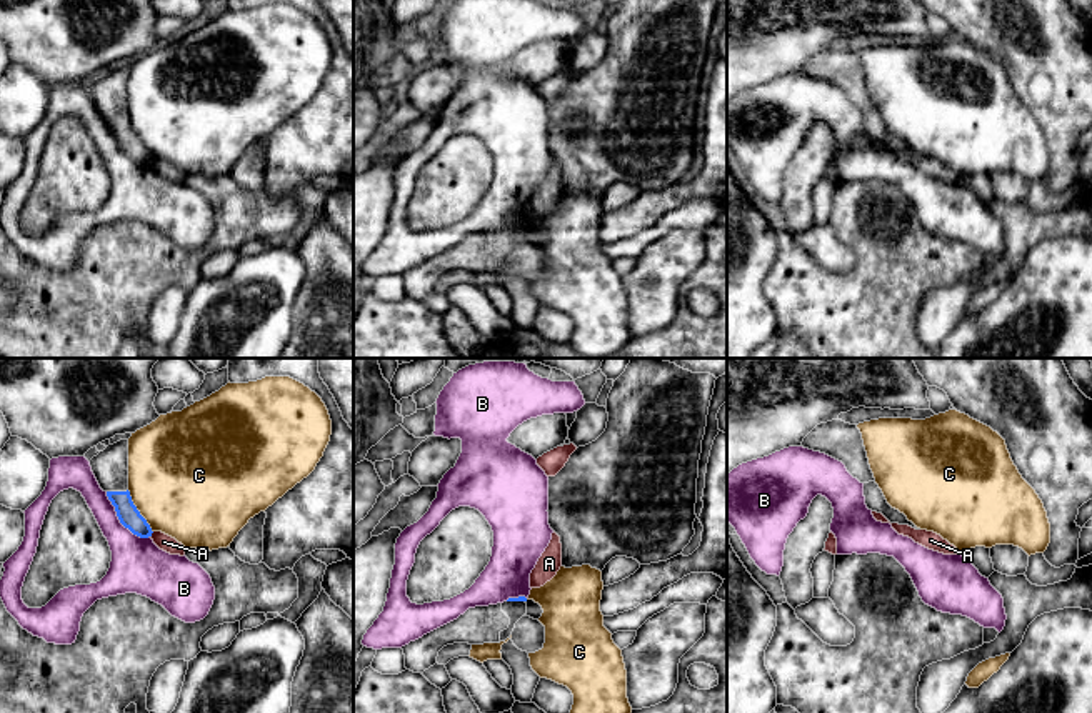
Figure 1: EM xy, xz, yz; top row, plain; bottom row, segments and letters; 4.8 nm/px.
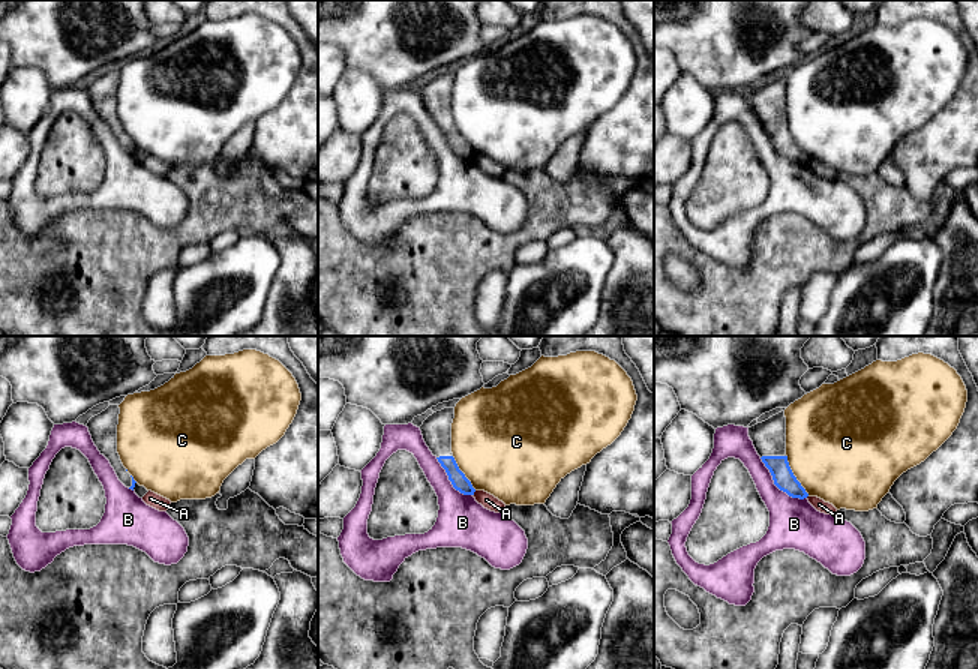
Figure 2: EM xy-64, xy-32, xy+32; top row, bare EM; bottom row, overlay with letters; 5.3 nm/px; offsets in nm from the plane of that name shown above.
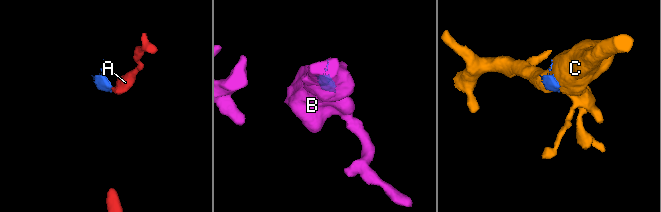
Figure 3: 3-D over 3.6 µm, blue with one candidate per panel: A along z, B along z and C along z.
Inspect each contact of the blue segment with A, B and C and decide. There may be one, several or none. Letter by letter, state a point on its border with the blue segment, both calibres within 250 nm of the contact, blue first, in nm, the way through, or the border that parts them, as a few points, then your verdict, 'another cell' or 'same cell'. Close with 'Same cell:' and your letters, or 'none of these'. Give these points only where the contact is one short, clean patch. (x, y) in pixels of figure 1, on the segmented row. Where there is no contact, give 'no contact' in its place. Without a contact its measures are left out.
A: meets blue in xy at (150, 535); 100 nm thick on the blue side, 80 nm on the other; border along xy (154, 532), (150, 537); another cell
B: meets blue in xy at (119, 518); 100 nm thick on the blue side, 260 nm on the other; border along xy (105, 492), (117, 518), (134, 533), (147, 538); another cell
C: meets blue in xy at (139, 512); 100 nm thick on the blue side, 500 nm on the other; another cell
Same cell: none of these

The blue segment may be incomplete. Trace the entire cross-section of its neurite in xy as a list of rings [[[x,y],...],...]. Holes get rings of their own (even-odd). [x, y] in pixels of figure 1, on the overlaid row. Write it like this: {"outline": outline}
{"outline": [[[128,440],[108,445],[90,460],[92,471],[115,506],[120,523],[140,538],[152,536],[152,528],[140,515],[128,491]]]}

